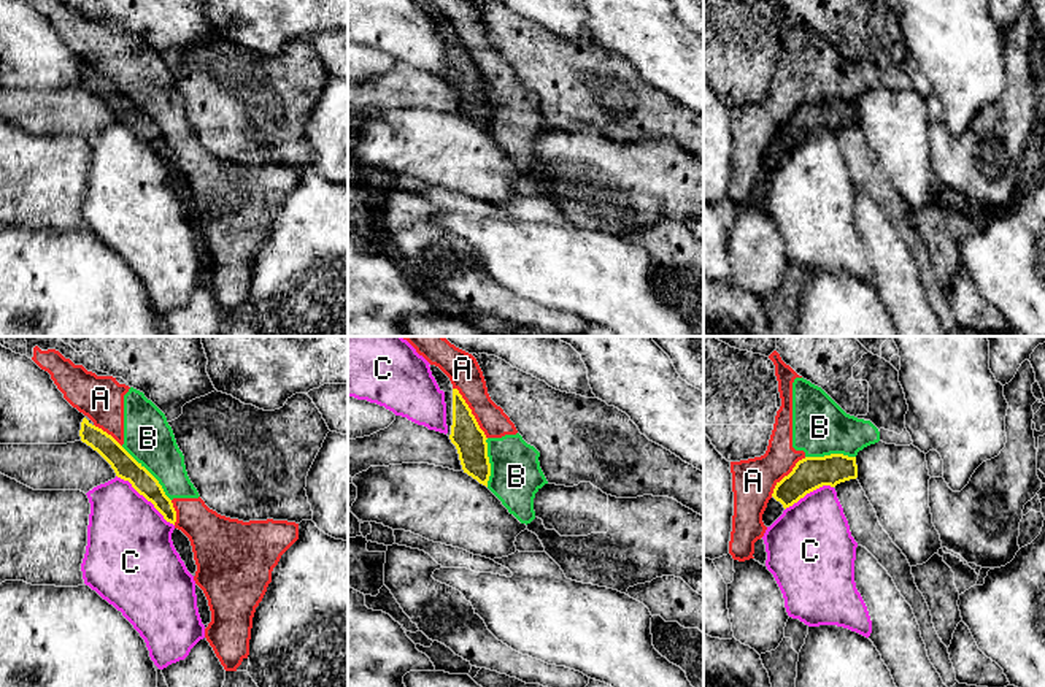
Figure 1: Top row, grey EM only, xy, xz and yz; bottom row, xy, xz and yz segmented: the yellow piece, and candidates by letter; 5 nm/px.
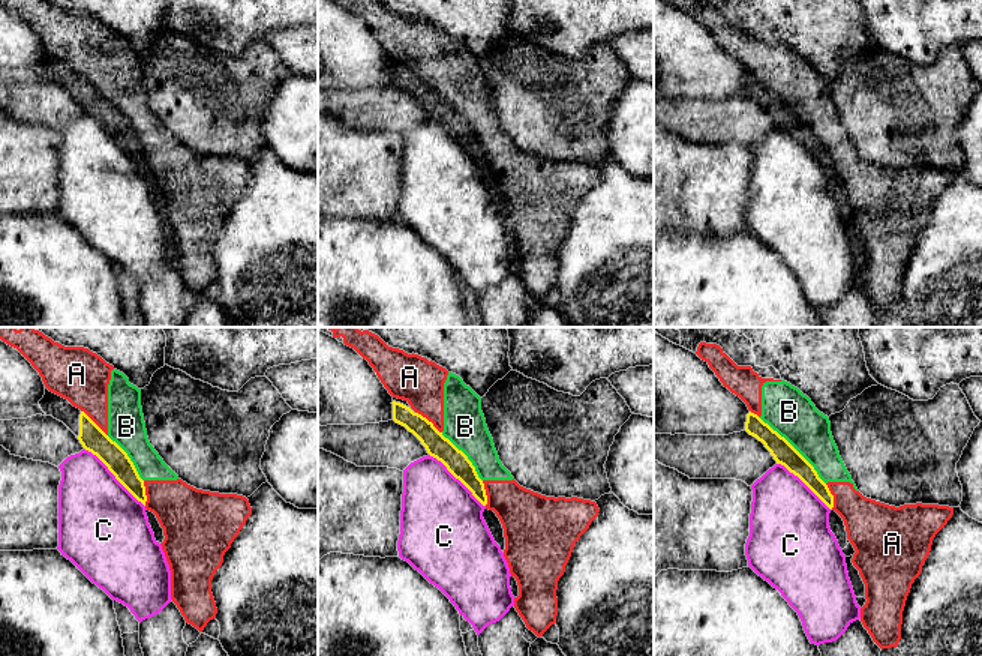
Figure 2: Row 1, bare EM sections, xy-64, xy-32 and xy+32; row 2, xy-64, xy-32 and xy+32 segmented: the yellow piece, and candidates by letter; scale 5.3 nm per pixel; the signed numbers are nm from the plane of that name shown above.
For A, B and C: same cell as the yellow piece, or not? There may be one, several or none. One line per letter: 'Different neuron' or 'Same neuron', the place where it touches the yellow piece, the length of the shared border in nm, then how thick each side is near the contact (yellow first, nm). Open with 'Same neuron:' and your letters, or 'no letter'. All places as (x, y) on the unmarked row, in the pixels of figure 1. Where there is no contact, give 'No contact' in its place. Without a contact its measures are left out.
Same neuron: no letter
A: Different neuron. Touches yellow at xz (470, 57). Shared border 320 nm. Thickness 160 nm (yellow) against 160 nm
B: Different neuron. Touches yellow at xy (150, 118). Shared border 380 nm. Thickness 120 nm (yellow) against 240 nm
C: Different neuron. Touches yellow at xy (146, 143). Shared border 400 nm. Thickness 120 nm (yellow) against 440 nm

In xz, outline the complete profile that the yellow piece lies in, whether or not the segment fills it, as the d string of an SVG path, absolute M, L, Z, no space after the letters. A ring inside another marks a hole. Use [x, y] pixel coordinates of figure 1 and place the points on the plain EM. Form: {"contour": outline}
{"contour": "M429 10L440 35L445 36L448 81L456 90L464 117L488 132L491 108L486 79L480 73L472 54L449 22L435 10Z"}

